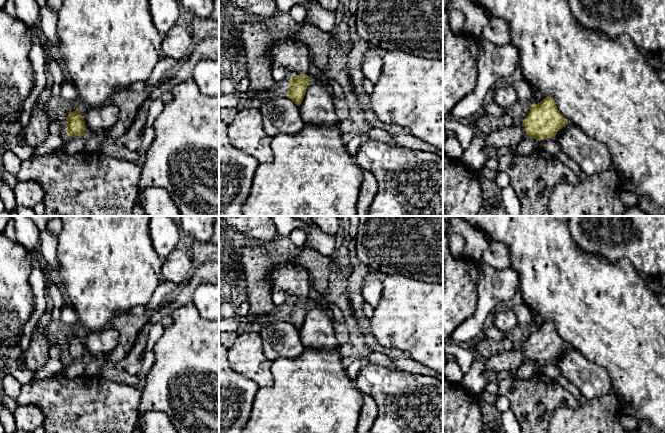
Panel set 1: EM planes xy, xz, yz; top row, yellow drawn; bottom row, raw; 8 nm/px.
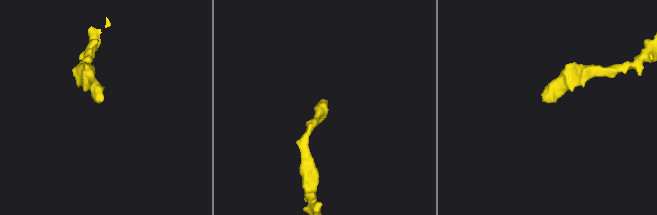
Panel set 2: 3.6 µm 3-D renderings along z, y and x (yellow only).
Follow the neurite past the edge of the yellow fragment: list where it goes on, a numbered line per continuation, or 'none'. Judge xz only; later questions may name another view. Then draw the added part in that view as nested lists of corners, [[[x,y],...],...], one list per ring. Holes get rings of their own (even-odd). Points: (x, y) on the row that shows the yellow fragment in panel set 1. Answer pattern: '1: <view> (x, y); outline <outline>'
1: xz (289, 53); outline [[[289,36],[283,37],[270,51],[272,67],[285,67],[292,76],[306,74],[312,61],[309,52],[301,42]]]

